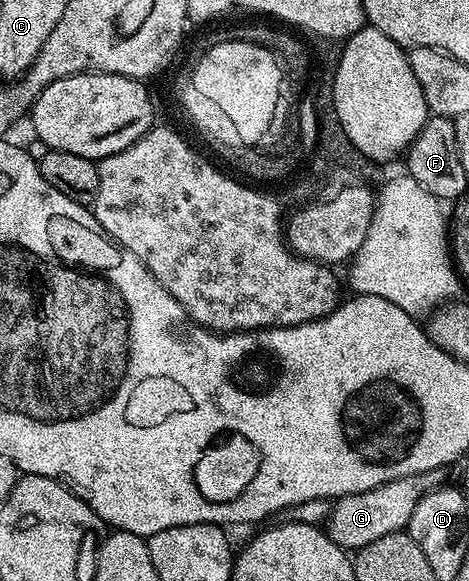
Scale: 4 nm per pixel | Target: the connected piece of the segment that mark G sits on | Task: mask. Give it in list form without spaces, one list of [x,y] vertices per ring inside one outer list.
[[[437,469],[435,471],[424,472],[417,476],[396,479],[395,482],[385,483],[383,486],[377,487],[375,490],[365,491],[363,494],[340,497],[335,502],[334,512],[332,512],[331,517],[327,521],[329,537],[332,538],[340,548],[346,550],[360,550],[371,546],[371,542],[376,542],[379,538],[386,537],[387,534],[395,534],[396,532],[406,529],[411,516],[413,516],[415,512],[415,508],[417,508],[425,494],[442,485],[442,476],[445,476],[444,471]]]

